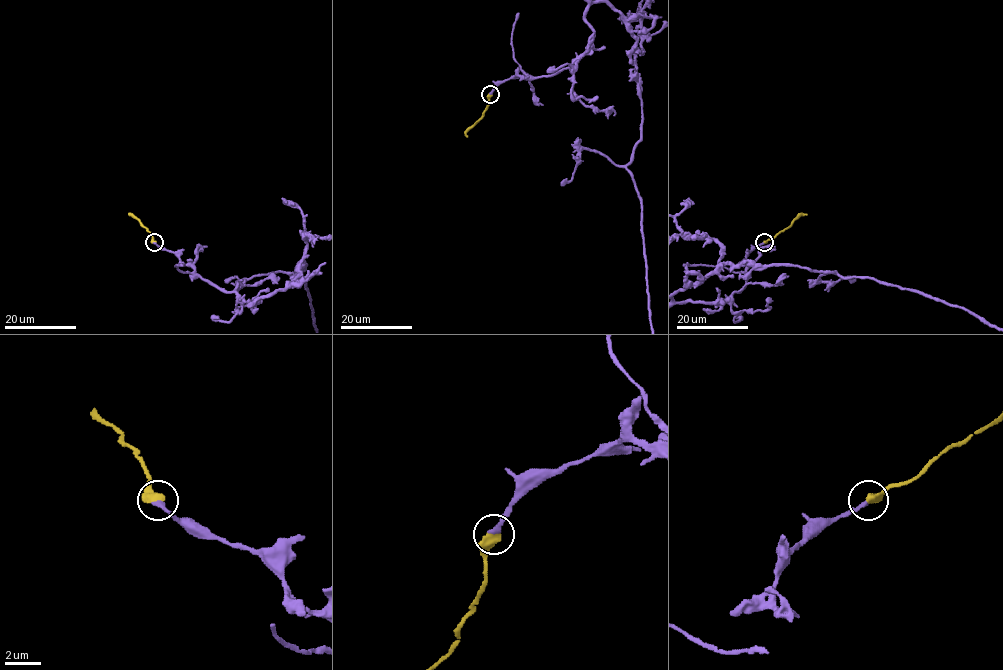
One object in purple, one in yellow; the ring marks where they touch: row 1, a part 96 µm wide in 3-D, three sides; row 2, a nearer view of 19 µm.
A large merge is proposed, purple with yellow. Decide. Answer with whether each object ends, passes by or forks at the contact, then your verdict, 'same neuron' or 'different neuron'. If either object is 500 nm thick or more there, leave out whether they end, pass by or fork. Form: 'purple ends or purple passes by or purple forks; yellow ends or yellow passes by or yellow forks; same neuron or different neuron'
same neuron

